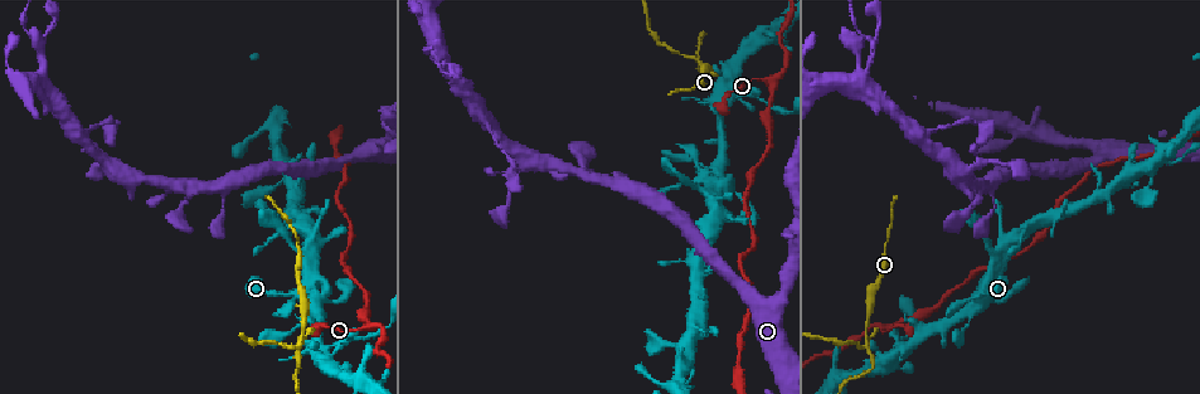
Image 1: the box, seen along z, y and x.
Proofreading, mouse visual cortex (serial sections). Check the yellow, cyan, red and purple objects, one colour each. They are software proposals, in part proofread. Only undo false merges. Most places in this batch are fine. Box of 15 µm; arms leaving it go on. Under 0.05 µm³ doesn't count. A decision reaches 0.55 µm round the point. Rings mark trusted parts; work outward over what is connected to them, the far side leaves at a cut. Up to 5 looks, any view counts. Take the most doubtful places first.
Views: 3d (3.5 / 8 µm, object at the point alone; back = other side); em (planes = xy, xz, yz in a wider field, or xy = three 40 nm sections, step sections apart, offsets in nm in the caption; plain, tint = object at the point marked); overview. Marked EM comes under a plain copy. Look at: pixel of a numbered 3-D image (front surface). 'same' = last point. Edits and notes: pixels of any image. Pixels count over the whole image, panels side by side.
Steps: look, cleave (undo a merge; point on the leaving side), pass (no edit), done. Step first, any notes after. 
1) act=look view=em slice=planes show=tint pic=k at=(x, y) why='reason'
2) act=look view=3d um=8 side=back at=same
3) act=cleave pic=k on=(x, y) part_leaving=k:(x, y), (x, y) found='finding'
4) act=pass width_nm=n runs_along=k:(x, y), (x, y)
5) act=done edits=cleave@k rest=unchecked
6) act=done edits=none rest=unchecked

act=look view=3d um=8 pic=1 at=(698, 62) why='arms part here'

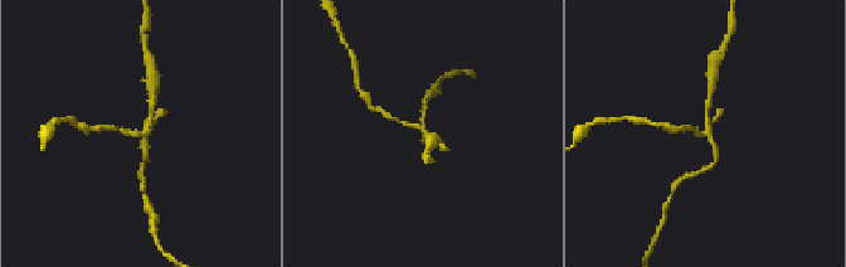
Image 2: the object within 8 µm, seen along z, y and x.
act=look view=em slice=xy step=1 show=tint pic=2 at=(146, 129) why='now the EM'

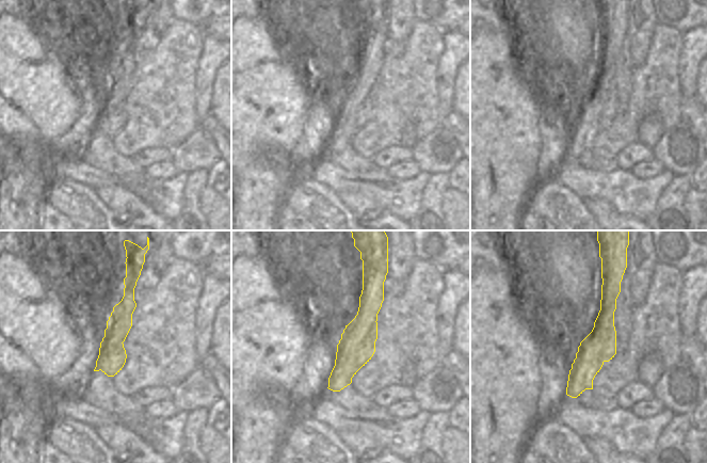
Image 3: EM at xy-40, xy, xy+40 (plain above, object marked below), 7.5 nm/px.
act=cleave pic=2 on=(126, 132) found='two cells meet here'

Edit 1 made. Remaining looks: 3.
act=look view=3d um=3.5 pic=1 at=(730, 104) why='abrupt turn'

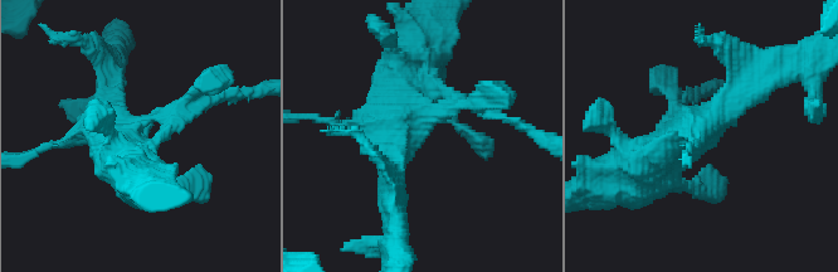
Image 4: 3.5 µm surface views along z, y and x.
act=look view=em slice=planes show=tint pic=4 at=(137, 131) why='now the EM'

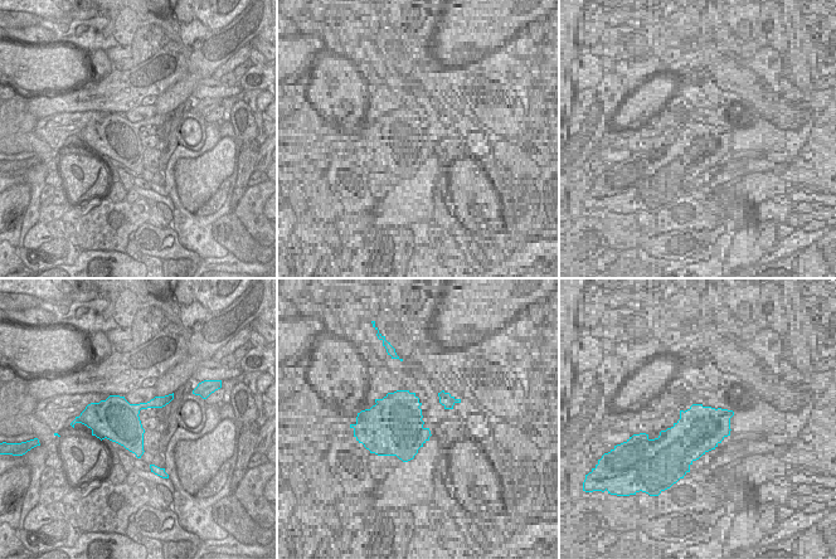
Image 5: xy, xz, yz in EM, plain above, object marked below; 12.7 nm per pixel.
act=pass runs_along=4:(748, 79), (719, 115), (622, 176) found='continuous, no second cell'

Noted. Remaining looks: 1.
act=done edits=cleave@2 rest=unchecked

